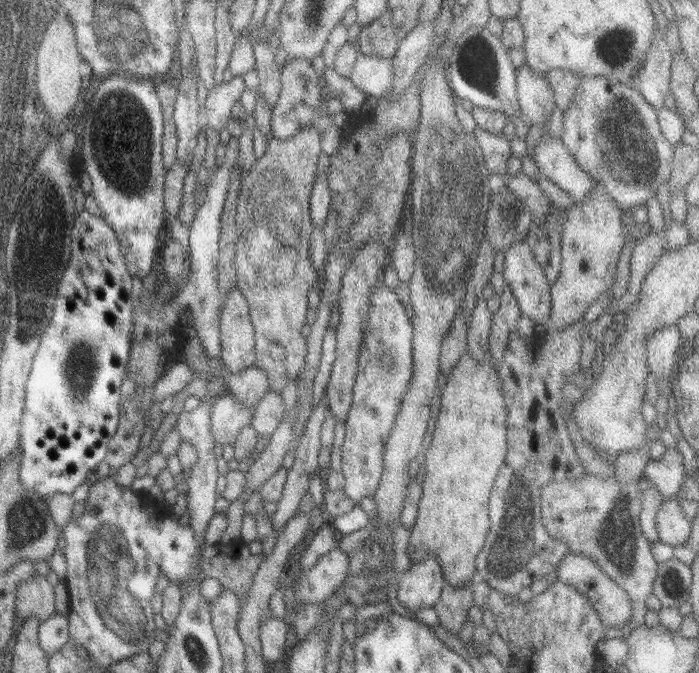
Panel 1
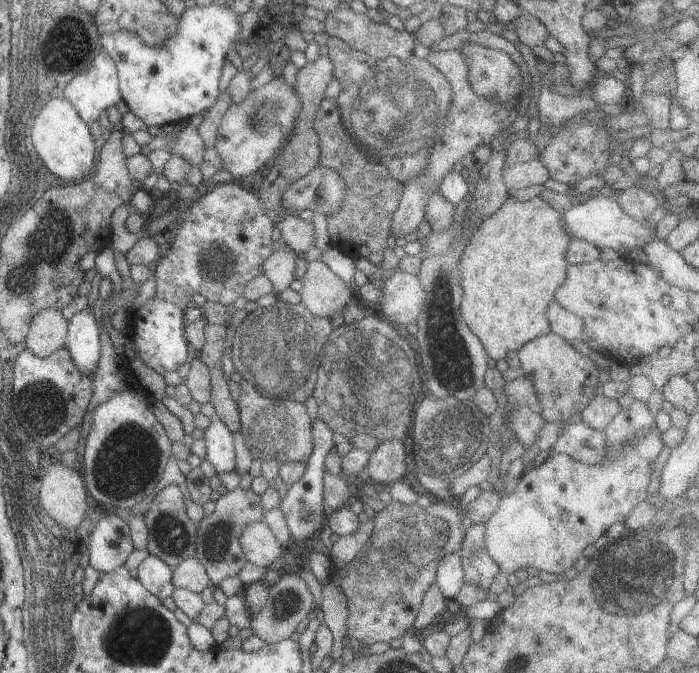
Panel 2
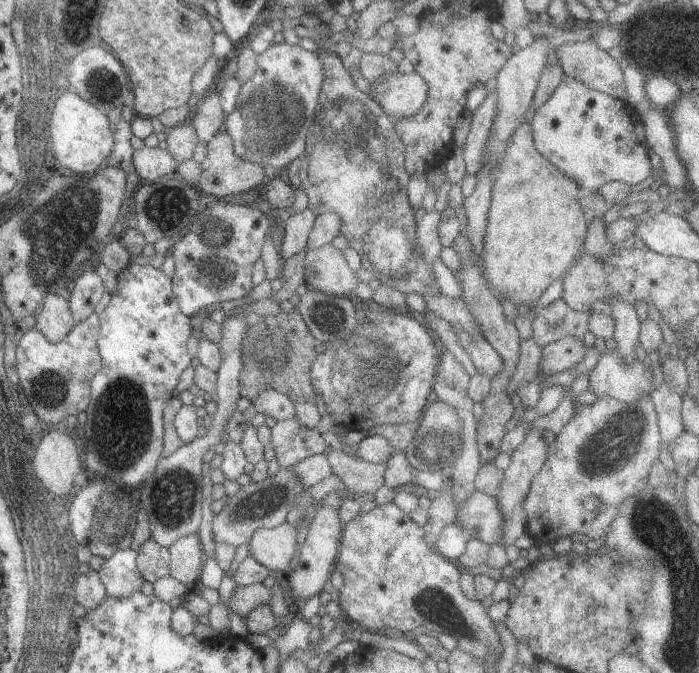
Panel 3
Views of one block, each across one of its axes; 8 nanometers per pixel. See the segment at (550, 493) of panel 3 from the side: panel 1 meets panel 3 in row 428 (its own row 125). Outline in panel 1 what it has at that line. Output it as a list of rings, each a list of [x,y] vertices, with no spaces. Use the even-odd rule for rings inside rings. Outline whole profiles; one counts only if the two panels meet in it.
[[[601,75],[581,77],[573,98],[570,98],[567,108],[562,111],[560,141],[577,166],[602,185],[609,199],[620,210],[646,206],[649,199],[655,198],[657,188],[668,180],[672,144],[661,136],[655,109],[631,85]]]

